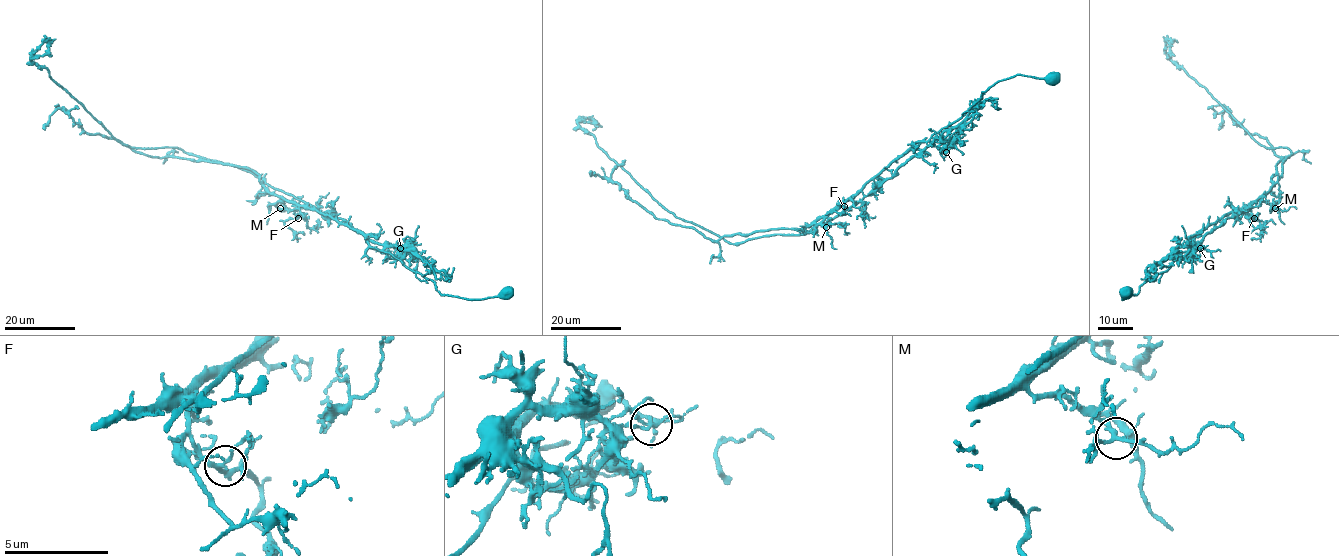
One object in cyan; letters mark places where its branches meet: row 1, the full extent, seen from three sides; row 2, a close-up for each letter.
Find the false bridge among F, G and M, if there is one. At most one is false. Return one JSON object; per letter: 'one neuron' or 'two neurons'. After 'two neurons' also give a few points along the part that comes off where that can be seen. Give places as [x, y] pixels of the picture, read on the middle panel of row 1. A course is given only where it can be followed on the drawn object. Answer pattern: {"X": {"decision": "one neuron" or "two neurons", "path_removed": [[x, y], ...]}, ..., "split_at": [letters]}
{"F": {"decision": "one neuron"}, "G": {"decision": "two neurons", "path_removed": [[946, 152], [942, 135], [805, 233], [731, 244], [667, 211], [578, 123], [593, 130]]}, "M": {"decision": "one neuron"}, "split_at": ["G"]}

